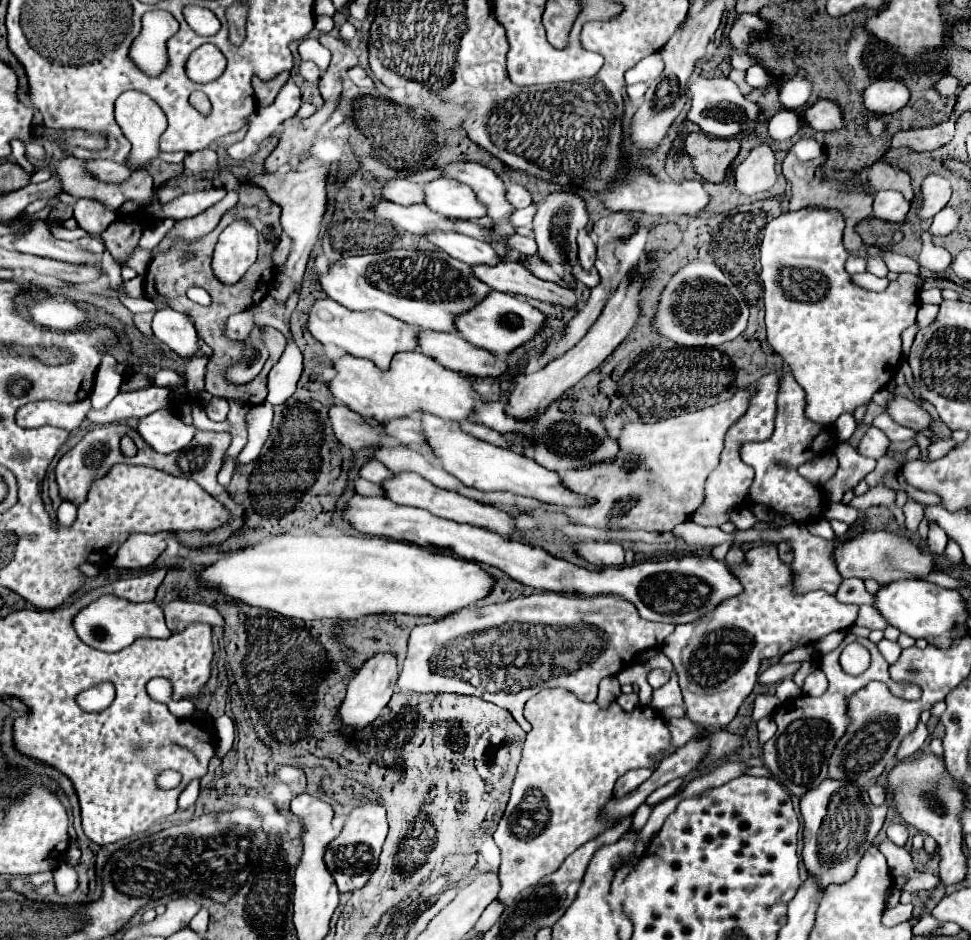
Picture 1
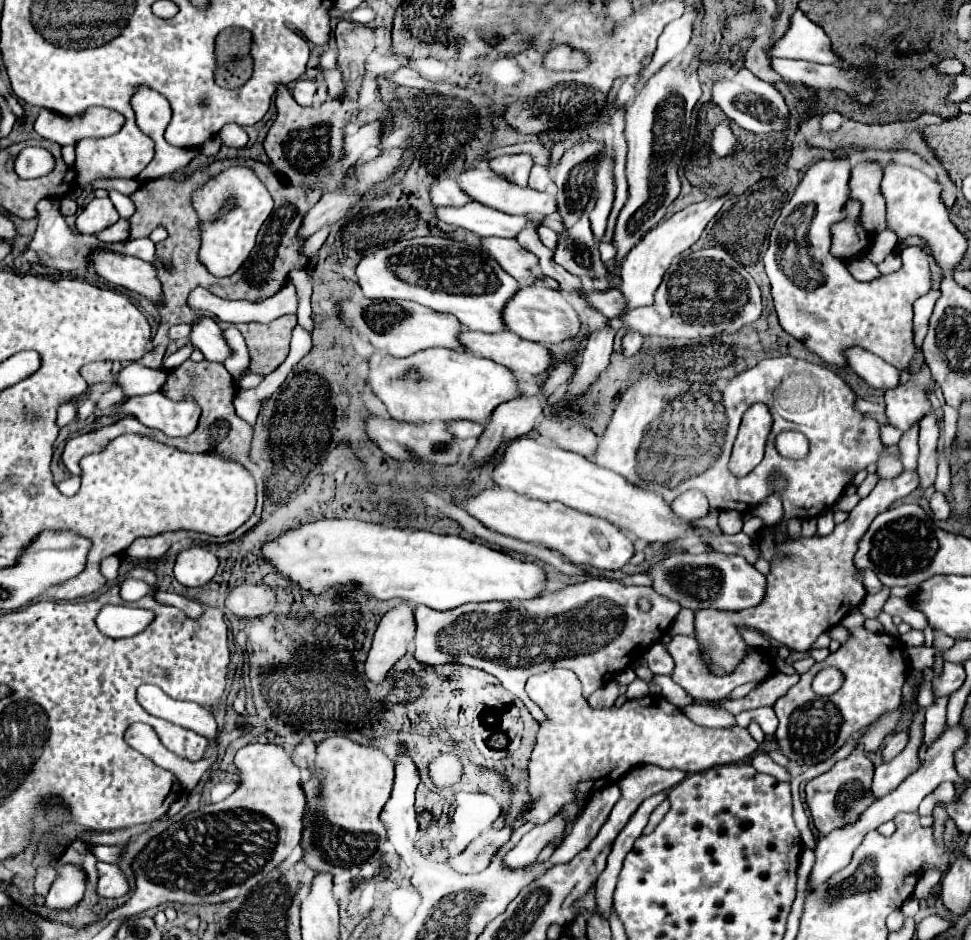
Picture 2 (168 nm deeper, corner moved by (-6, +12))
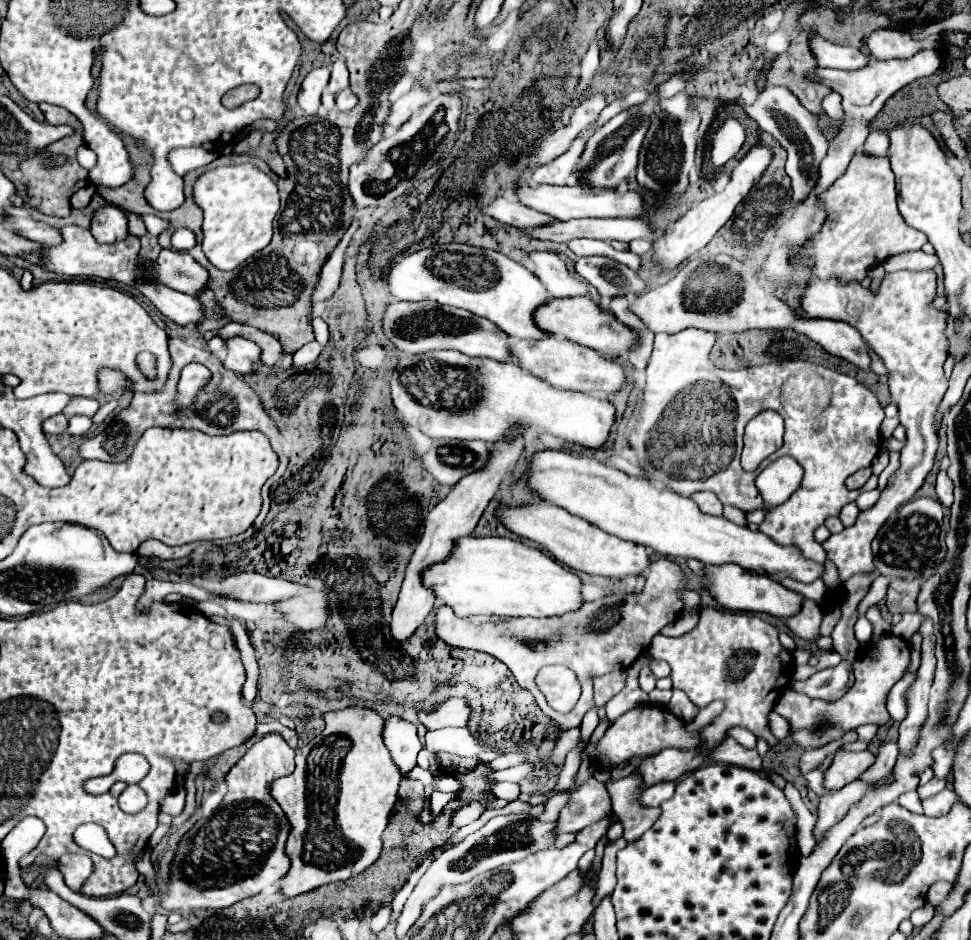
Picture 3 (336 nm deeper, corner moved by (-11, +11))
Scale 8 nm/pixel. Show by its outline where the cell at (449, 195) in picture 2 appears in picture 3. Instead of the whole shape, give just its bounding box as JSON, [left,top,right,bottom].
[484,194,556,228]

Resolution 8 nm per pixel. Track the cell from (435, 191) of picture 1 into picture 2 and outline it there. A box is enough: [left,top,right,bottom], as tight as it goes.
[457,167,555,217]

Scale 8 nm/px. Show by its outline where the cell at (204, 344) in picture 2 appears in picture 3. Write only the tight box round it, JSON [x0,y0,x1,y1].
[224,338,262,374]

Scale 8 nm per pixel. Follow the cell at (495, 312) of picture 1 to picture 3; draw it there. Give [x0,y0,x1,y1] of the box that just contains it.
[534,296,638,358]

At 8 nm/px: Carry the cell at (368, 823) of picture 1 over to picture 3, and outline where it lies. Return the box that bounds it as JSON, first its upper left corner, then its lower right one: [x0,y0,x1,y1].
[272,706,402,898]

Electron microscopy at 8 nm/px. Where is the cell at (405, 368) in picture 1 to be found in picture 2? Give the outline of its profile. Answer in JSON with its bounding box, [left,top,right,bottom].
[367,349,519,423]

